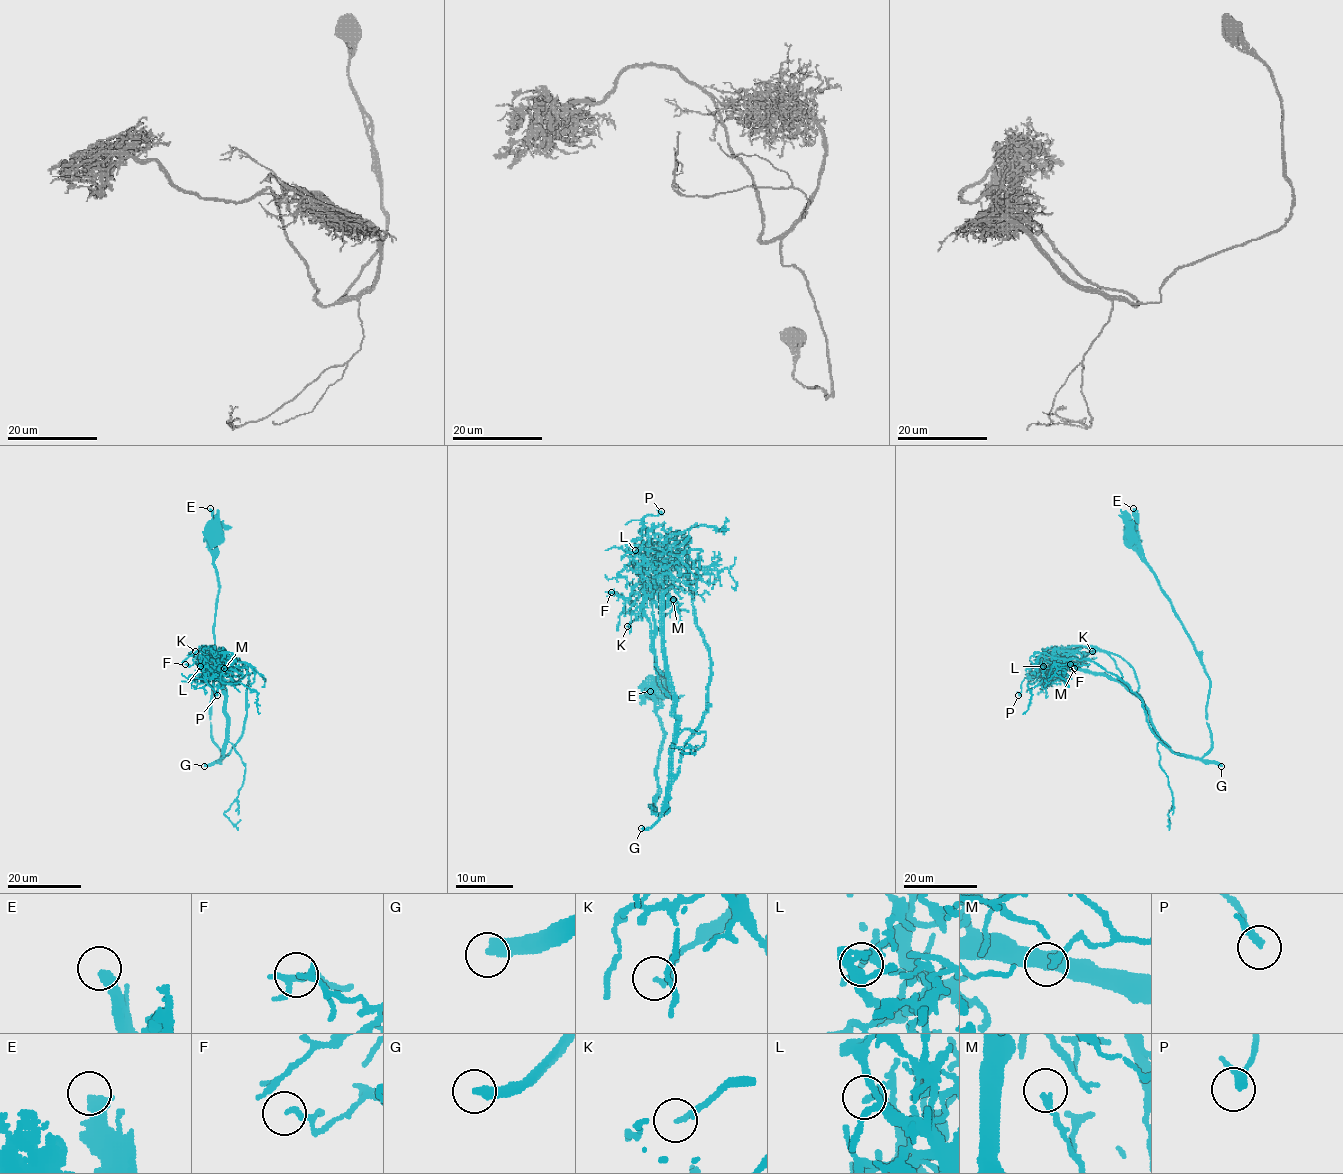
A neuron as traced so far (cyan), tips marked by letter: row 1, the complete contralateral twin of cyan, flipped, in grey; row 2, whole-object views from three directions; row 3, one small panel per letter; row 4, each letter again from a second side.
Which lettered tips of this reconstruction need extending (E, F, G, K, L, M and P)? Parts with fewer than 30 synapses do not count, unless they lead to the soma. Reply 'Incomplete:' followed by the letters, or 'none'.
Incomplete: G

